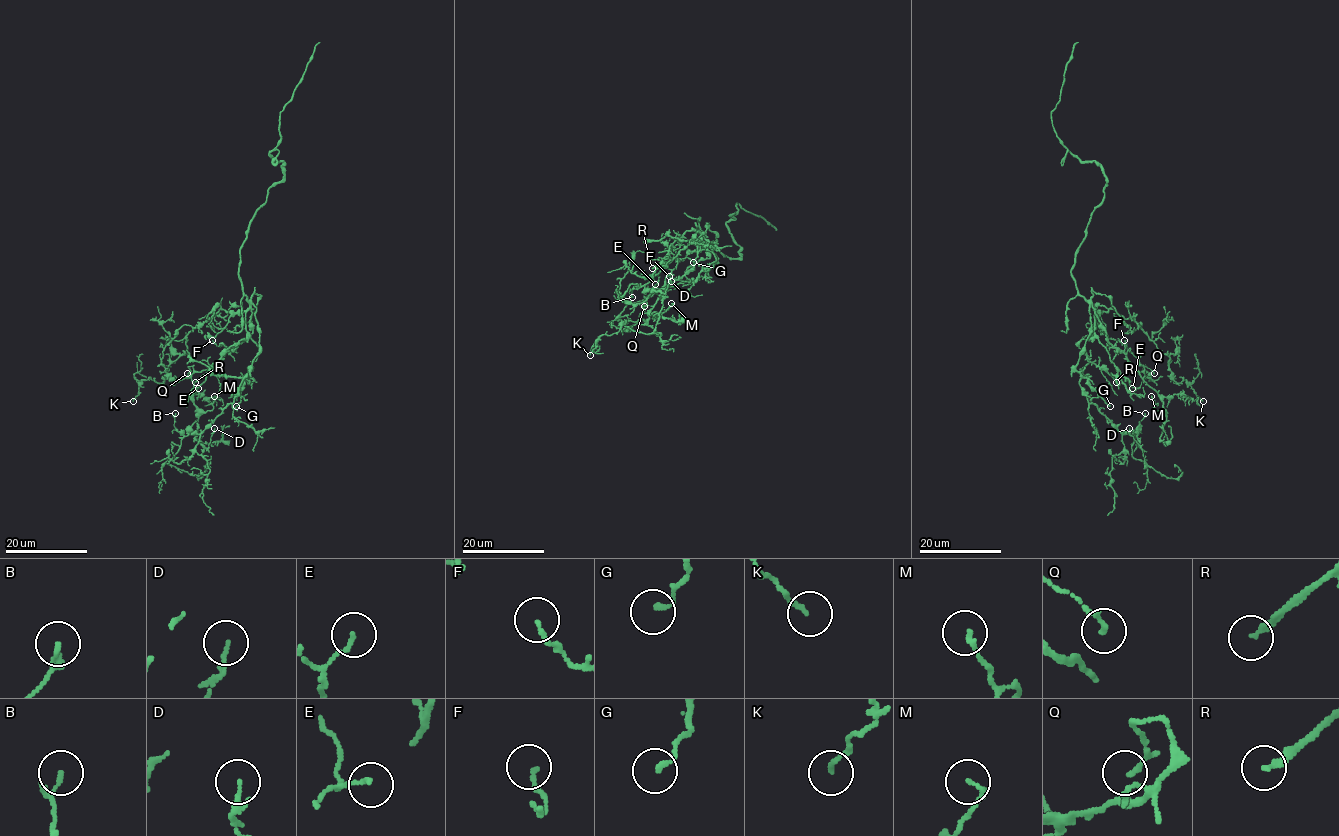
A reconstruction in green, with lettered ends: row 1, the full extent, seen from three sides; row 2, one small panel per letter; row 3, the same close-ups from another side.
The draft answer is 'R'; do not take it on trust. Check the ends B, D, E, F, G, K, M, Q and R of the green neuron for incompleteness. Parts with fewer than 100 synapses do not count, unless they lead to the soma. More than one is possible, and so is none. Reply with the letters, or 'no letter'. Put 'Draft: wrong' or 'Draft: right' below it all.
R
Draft: right

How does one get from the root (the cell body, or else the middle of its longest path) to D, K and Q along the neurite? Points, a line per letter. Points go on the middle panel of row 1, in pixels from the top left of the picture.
D: (699, 228), (709, 241), (716, 241), (708, 227), (698, 231), (645, 288), (665, 293), (671, 281)
K: (699, 228), (706, 245), (677, 263), (644, 300), (636, 321), (603, 334), (590, 355)
Q: (699, 228), (707, 243), (709, 258), (701, 259), (681, 277), (648, 296), (644, 306)

